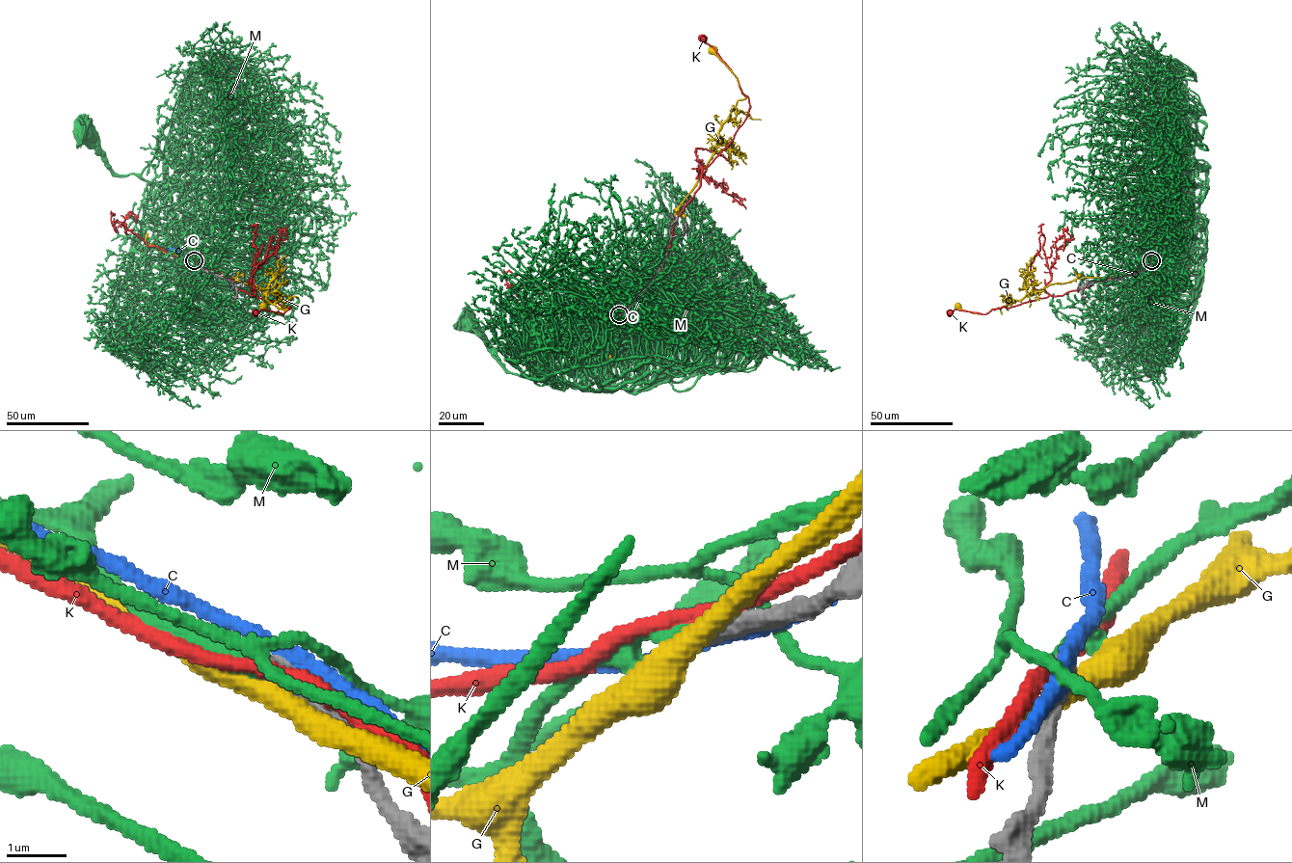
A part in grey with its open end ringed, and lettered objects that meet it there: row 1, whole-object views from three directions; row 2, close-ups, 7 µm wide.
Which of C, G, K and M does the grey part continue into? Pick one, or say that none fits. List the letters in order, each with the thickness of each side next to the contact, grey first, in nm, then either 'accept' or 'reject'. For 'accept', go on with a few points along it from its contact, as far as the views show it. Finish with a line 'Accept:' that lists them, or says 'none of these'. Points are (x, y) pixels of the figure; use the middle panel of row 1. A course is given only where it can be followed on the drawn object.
C: 400 nm thick on the grey side, 280 nm on the other; reject
G: 400 nm thick on the grey side, 380 nm on the other; reject
K: 360 nm thick on the grey side, 260 nm on the other; reject
M: 320 nm thick on the grey side, 180 nm on the other; accept; it runs (618, 314), (611, 319), (616, 345), (627, 347), (606, 362), (565, 367), (558, 383), (510, 373), (465, 321)
Accept: M

